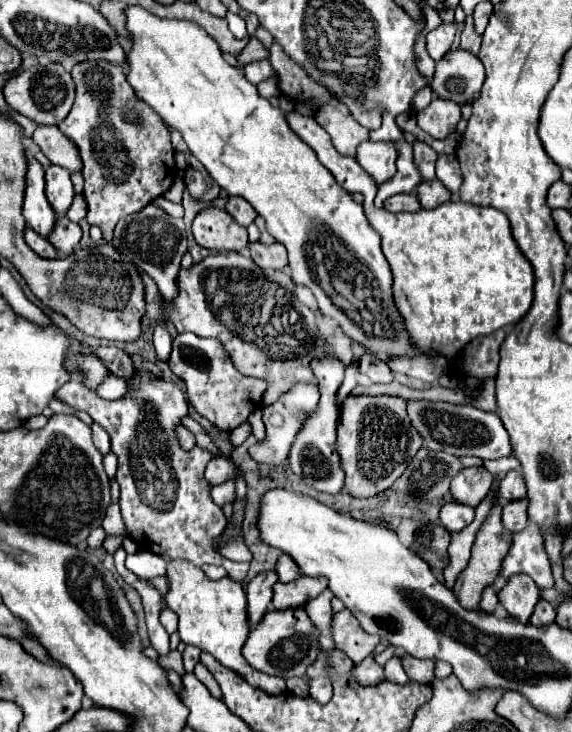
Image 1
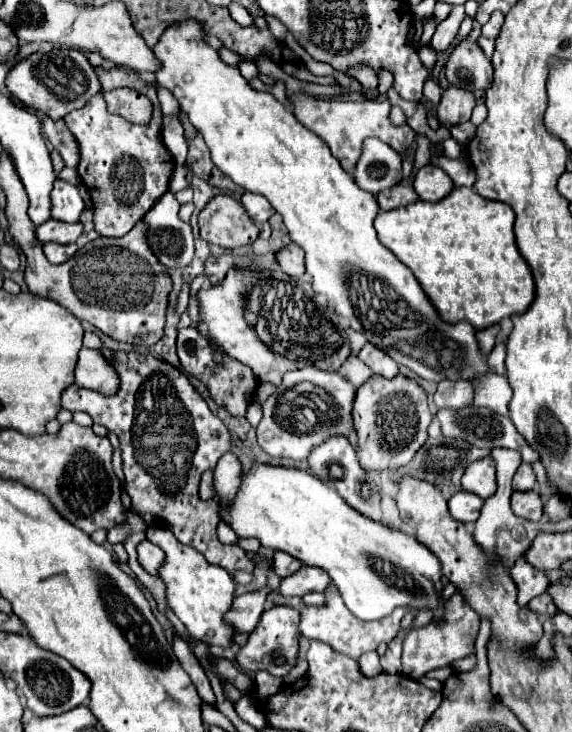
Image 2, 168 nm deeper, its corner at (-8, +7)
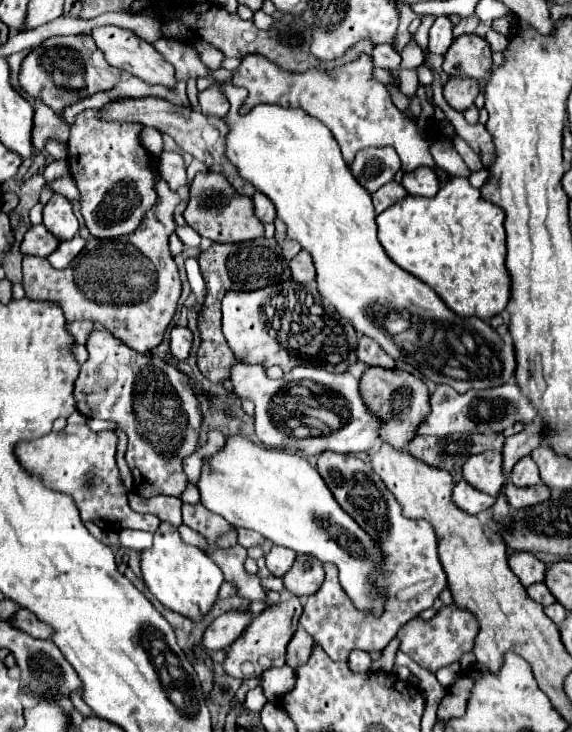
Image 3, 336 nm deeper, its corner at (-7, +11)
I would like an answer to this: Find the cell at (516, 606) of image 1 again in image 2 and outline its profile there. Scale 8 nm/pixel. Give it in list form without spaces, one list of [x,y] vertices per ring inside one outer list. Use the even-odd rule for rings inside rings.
[[[519,557],[515,561],[515,567],[509,571],[517,589],[519,589],[519,605],[525,607],[533,597],[539,597],[541,593],[547,591],[549,587],[549,579],[543,571],[533,569],[533,565],[529,565],[523,557]]]

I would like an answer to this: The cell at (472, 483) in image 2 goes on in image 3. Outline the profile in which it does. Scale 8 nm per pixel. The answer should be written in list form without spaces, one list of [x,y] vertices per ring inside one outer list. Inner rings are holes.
[[[484,451],[472,455],[464,463],[464,479],[488,495],[498,495],[502,485],[506,483],[502,469],[502,453],[500,451]]]

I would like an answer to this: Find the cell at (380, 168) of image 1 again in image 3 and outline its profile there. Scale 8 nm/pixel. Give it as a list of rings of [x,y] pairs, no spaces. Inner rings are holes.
[[[392,147],[362,149],[360,153],[356,153],[356,159],[350,165],[354,179],[368,193],[374,193],[376,189],[392,181],[398,169],[400,169],[400,159]]]

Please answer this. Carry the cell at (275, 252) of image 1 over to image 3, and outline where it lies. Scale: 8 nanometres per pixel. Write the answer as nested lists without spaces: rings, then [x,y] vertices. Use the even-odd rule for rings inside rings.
[[[300,251],[290,263],[290,271],[292,271],[292,279],[298,283],[310,283],[316,279],[316,269],[314,269],[314,261],[312,255],[308,251]]]

